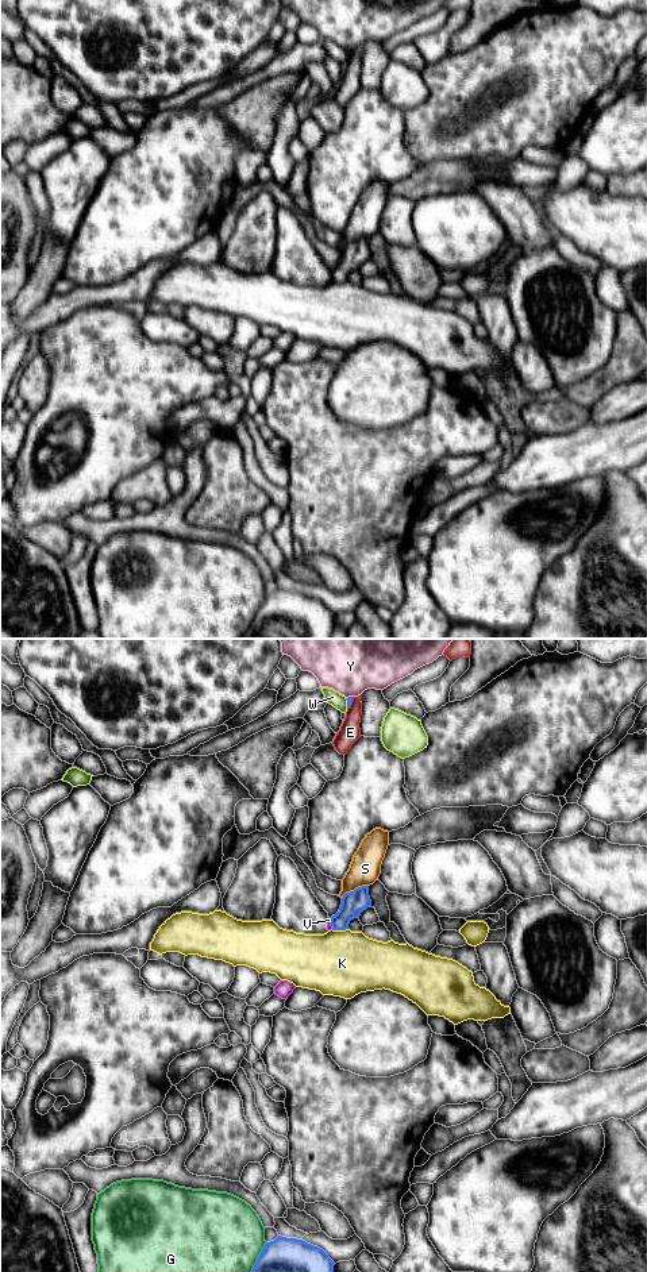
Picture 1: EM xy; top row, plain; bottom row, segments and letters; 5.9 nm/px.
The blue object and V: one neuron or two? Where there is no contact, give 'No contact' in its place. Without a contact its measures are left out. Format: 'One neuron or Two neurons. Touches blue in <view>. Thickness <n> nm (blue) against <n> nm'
Two neurons. Touches blue in xy. Thickness 140 nm (blue) against 30 nm

